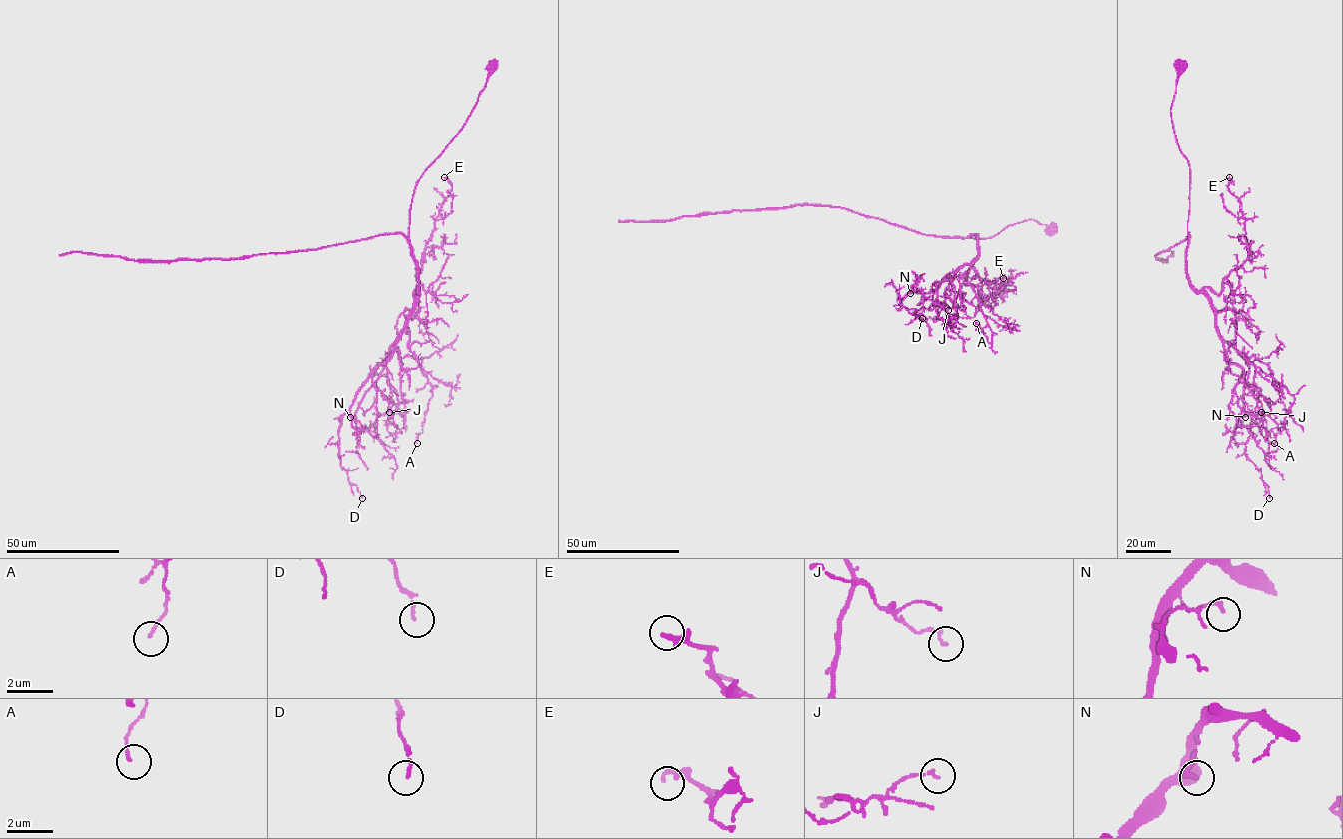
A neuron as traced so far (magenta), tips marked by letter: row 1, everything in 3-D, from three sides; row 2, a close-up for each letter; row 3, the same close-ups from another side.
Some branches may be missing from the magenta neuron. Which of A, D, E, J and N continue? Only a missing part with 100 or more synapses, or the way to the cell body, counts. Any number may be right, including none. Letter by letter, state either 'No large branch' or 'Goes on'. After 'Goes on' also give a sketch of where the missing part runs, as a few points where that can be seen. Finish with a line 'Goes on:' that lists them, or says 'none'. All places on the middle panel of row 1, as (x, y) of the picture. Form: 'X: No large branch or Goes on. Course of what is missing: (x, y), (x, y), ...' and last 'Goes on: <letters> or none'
A: No large branch
D: No large branch
E: No large branch
J: No large branch
N: No large branch
Goes on: none

